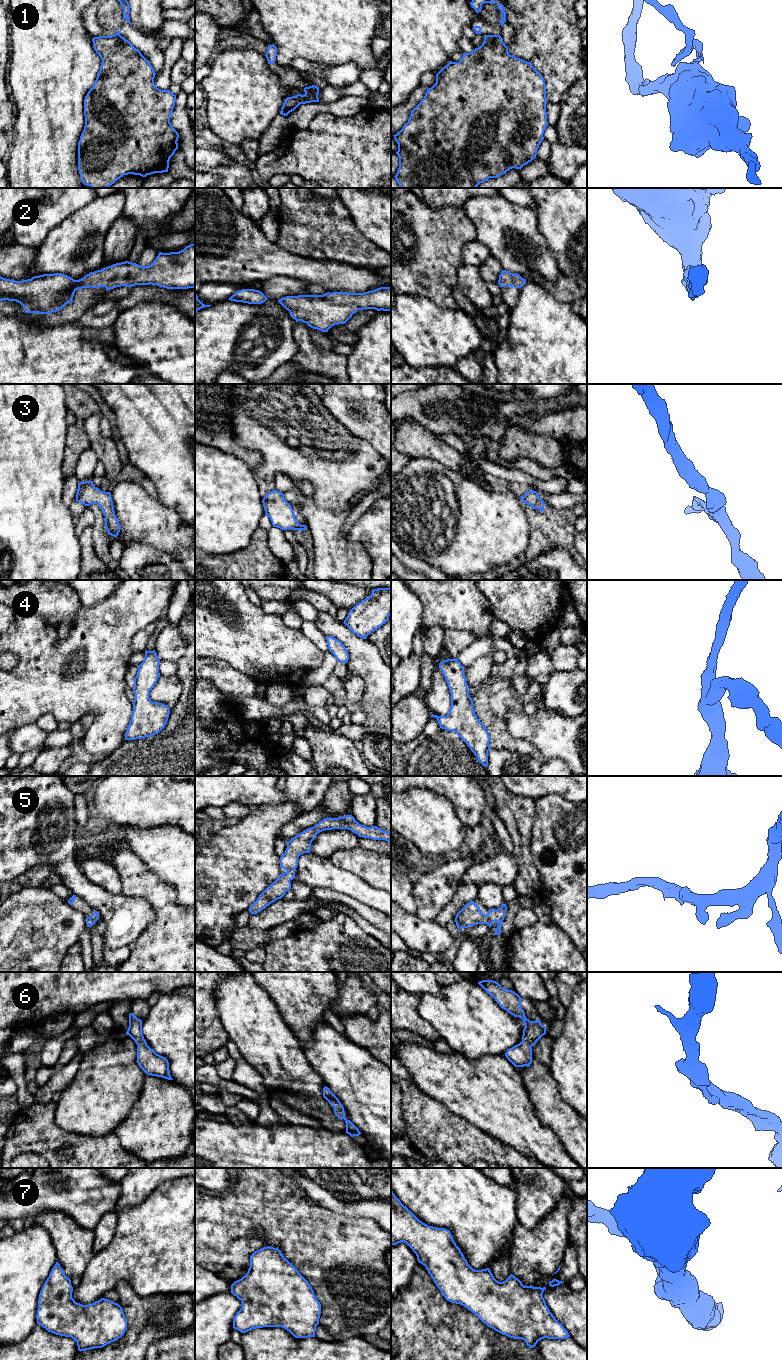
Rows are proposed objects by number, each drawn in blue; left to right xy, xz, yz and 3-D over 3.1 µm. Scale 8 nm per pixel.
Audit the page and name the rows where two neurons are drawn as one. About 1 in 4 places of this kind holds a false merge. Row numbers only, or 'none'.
1

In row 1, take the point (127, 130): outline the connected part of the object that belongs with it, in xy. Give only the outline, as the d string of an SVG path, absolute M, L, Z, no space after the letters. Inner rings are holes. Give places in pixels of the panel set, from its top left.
M117 33L92 38L102 63L97 78L84 99L85 126L78 142L78 170L84 185L108 188L124 175L146 177L168 172L170 158L178 149L178 132L170 123L176 95L154 84L155 71L149 61L128 40Z

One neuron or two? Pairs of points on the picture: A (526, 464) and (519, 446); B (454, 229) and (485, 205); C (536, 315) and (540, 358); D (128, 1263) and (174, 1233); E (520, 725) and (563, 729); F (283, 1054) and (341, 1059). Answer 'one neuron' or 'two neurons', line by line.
A: two neurons
B: two neurons
C: one neuron
D: one neuron
E: one neuron
F: two neurons

